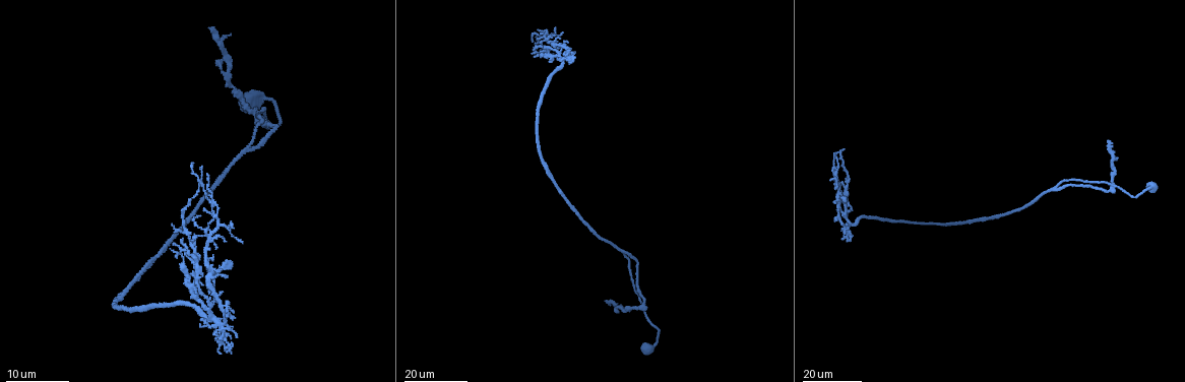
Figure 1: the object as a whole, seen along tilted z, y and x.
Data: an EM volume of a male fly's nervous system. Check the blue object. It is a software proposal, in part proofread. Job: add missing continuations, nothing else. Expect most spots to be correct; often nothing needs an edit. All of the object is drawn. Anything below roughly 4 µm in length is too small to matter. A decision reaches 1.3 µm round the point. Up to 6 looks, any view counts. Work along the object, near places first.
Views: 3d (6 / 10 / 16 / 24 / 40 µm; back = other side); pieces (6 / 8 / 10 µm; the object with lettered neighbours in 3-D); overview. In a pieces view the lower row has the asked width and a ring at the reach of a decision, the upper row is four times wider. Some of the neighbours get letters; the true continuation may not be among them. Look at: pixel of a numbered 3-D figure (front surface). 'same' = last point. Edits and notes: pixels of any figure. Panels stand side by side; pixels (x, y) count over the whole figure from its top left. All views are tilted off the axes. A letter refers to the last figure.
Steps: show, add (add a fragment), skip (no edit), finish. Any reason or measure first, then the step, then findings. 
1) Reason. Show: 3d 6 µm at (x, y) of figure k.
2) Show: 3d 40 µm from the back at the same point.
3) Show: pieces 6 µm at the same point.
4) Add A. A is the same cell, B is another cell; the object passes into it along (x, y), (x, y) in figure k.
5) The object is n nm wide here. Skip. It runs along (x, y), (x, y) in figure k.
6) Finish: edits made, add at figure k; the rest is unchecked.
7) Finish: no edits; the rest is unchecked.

Branch stops here. Show: 3d 16 µm at (1118, 159) of figure 1.

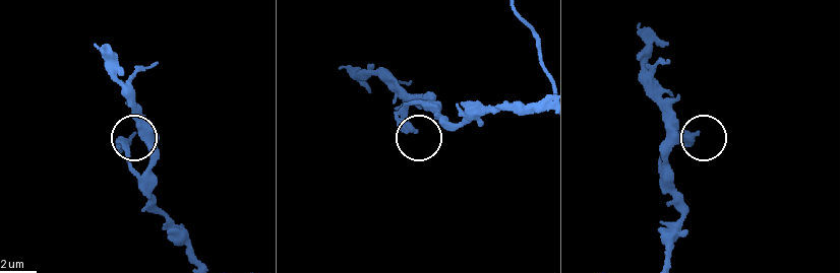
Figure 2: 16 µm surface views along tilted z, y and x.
Show: pieces 6 µm at (134, 134) of figure 2.

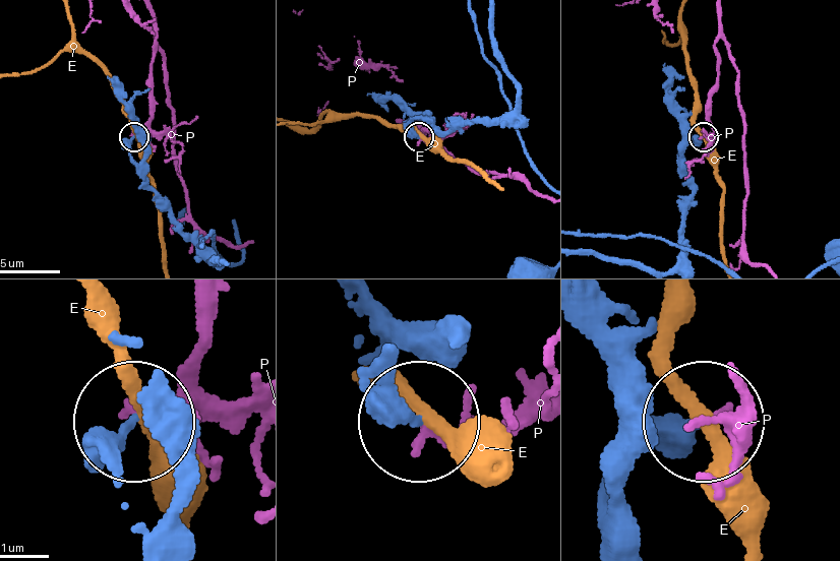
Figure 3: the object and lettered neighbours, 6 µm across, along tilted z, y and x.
Skip. E and P are other cells; no lettered fragment goes on from it.

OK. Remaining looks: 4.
End of a long branch. Show: 3d 24 µm at (1106, 141) of figure 1.

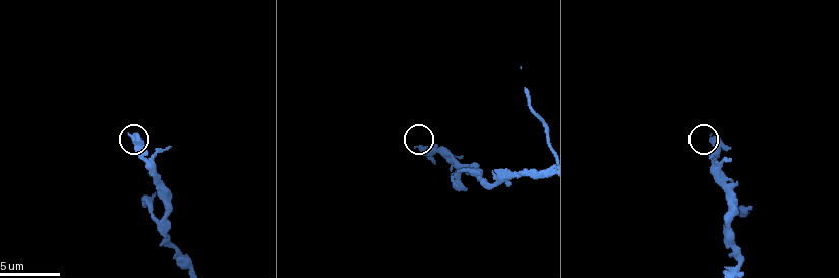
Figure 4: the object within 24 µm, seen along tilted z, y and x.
Show: pieces 8 µm at (417, 147) of figure 4.

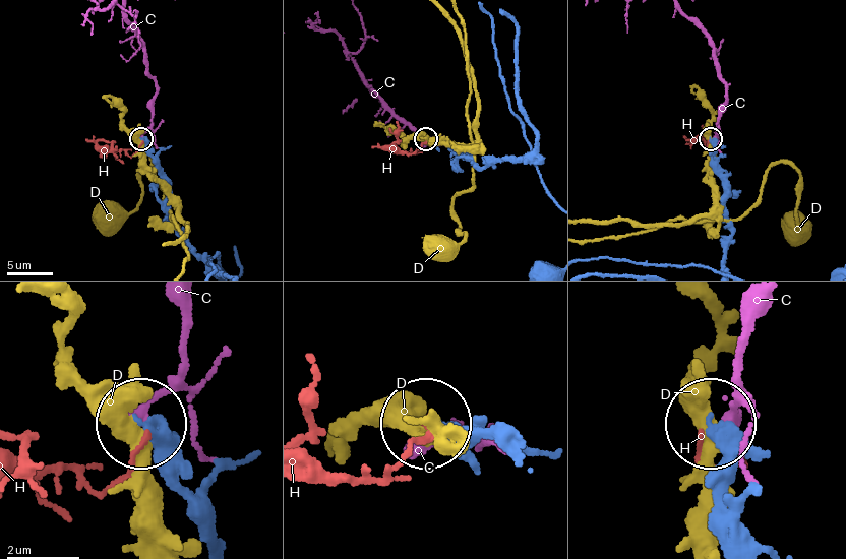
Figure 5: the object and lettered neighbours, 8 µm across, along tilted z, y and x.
Skip. C, D and H are other cells; it runs along (724, 263), (732, 231), (712, 140) in figure 5; none of them fits.

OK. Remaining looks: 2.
Branch stops here. Show: 3d 16 µm at (839, 150) of figure 1.

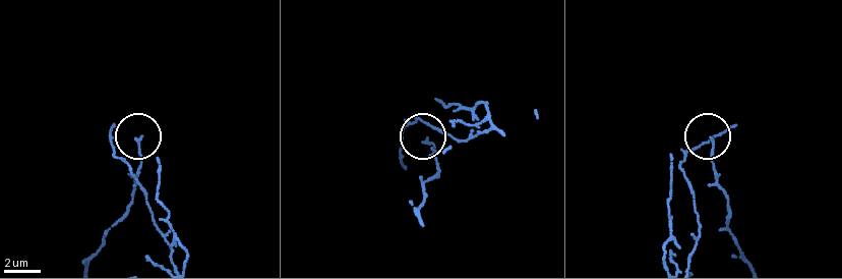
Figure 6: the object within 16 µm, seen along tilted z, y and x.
Show: pieces 6 µm at (424, 142) of figure 6.

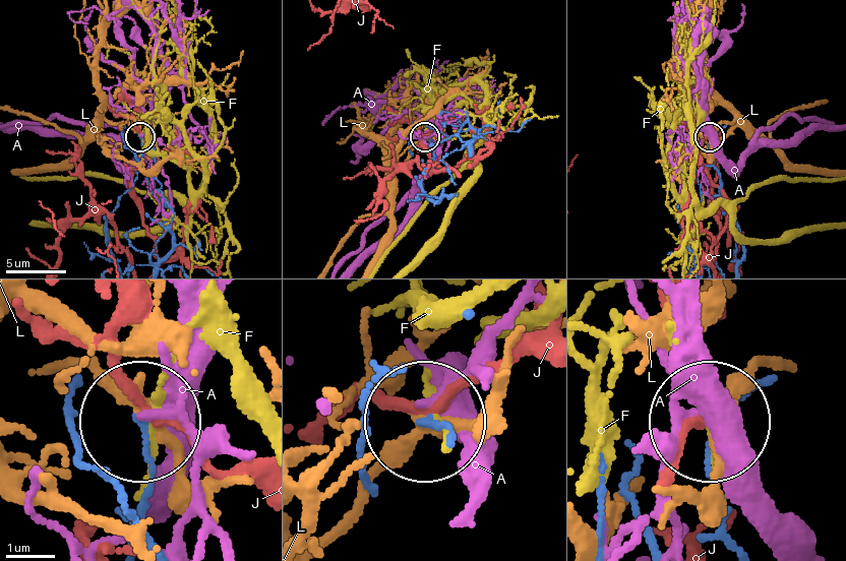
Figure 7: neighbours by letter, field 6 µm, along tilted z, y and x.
Skip. A, F, J and L are other cells; none of them fits.

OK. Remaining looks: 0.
Finish: no edits; the rest is unchecked.

